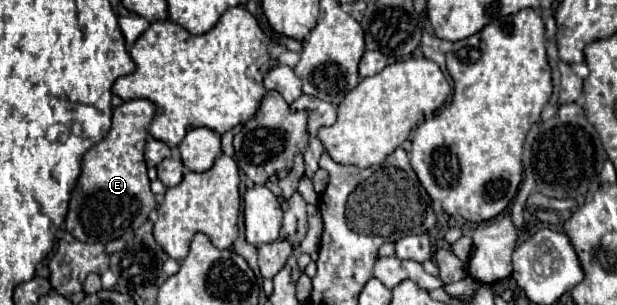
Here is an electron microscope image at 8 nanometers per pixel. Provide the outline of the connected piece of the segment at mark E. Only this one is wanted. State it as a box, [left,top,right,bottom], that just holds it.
[65,99,157,245]

